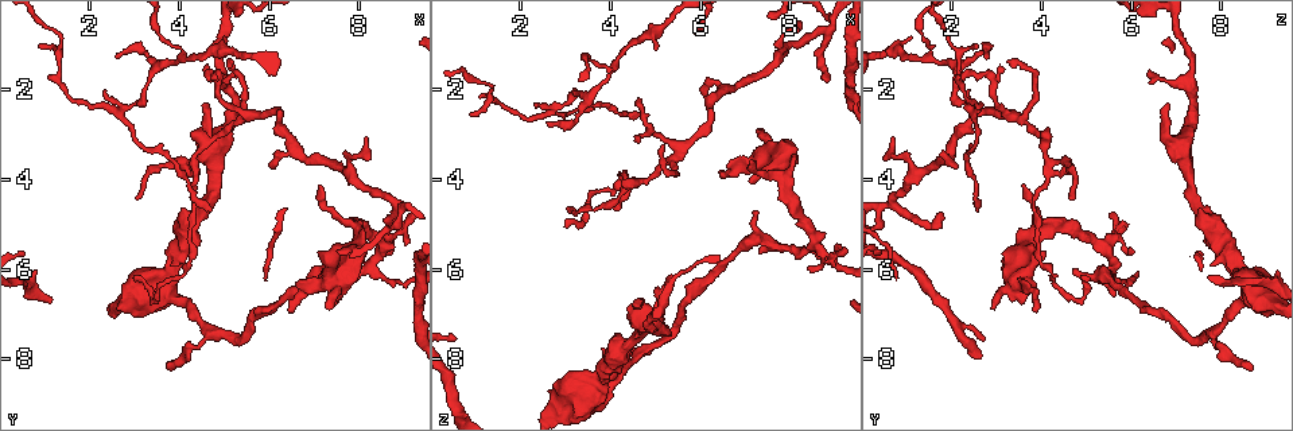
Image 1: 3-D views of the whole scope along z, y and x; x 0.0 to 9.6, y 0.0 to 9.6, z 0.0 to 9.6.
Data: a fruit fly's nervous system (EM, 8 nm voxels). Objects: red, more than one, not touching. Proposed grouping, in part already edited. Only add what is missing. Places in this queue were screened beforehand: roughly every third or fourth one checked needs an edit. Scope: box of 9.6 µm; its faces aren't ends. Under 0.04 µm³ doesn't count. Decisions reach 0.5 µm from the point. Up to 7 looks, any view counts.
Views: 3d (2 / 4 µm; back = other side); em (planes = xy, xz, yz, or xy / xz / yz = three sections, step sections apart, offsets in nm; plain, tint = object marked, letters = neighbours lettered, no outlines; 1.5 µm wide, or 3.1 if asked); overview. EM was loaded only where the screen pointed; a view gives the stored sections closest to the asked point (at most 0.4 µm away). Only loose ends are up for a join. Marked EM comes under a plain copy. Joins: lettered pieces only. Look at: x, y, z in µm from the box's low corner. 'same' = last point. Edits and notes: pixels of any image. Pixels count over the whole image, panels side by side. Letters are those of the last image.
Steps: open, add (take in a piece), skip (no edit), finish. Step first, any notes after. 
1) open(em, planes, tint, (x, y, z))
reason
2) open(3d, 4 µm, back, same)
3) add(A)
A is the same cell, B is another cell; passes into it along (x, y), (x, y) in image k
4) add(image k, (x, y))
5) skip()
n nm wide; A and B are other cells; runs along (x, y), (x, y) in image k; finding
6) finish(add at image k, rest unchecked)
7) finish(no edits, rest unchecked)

open(3d, 2 µm, (2.50, 1.25, 2.75))
thin end

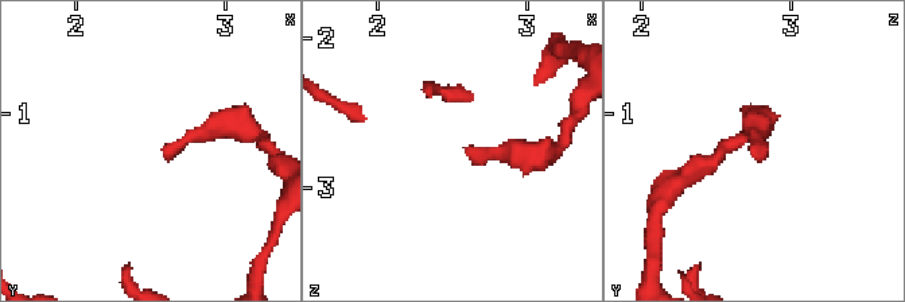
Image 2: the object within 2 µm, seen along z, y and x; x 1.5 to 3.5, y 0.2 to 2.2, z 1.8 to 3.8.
open(em, yz, step 4, letters, (2.58, 1.26, 2.78))

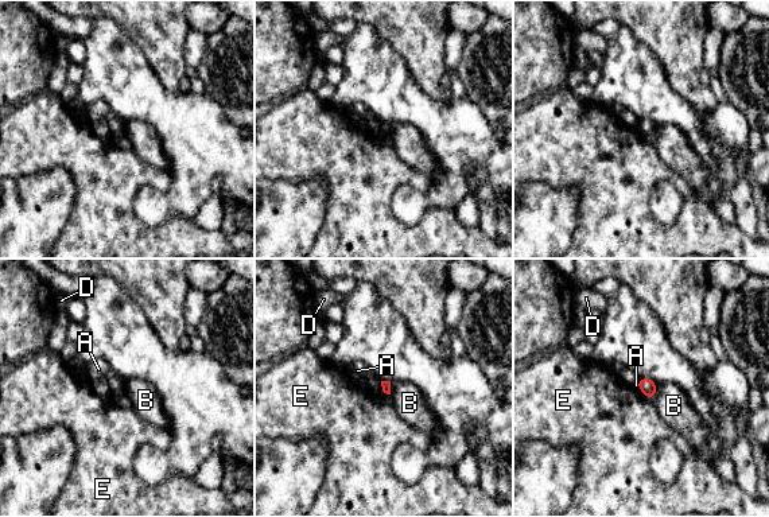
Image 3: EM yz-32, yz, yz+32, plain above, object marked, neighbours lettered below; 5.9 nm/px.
open(em, planes, letters, same)
cut it another way

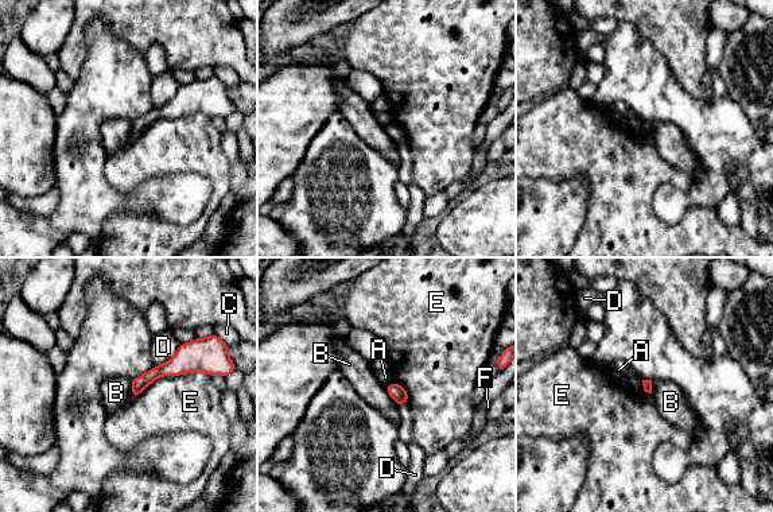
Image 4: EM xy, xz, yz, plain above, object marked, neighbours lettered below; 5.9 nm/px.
skip()
A, B, C, D, E and F are other cells; border along (384, 386), (396, 406) in image 4; no lettered piece goes on from it

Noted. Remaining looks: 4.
open(em, xz, step 8, letters, (6.40, 6.95, 3.85))
branch stops here

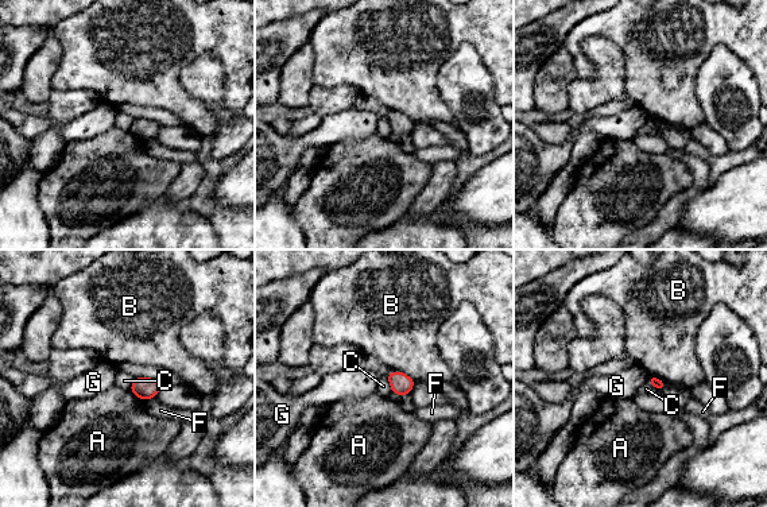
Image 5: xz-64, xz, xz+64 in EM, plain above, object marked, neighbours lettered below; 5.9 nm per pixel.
skip()
A, B, C, F and G are other cells; border along (649, 376), (646, 380) in image 5; no lettered piece goes on from it

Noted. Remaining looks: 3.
open(em, xz, step 4, tint, (8.70, 4.65, 1.75))

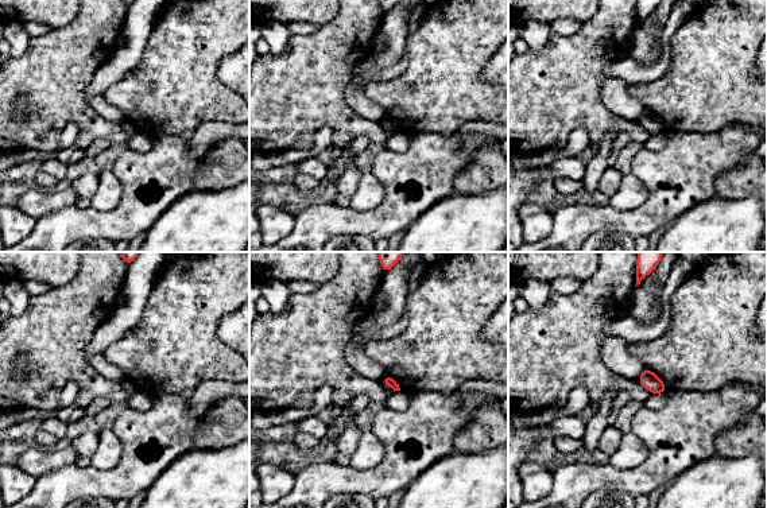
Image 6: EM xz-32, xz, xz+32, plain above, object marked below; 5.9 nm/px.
open(em, yz, step 4, letters, same)

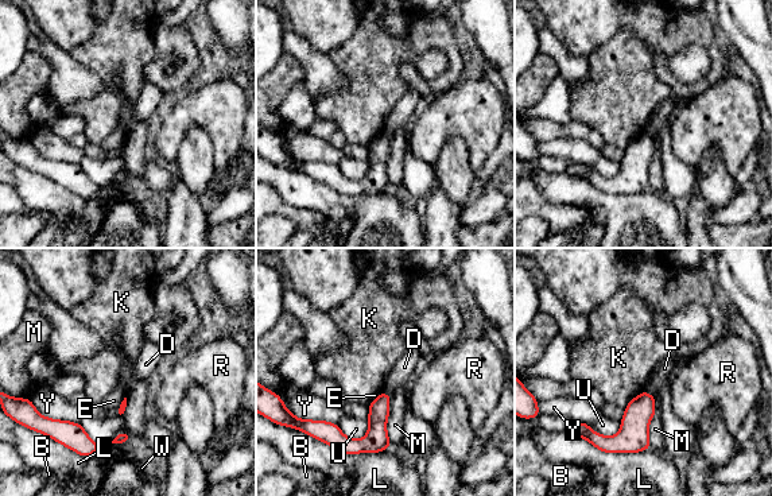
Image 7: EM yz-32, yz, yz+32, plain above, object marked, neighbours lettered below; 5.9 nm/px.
skip()
B, D, E, K, L, M, R, U, W and Y are other cells; no lettered piece goes on from it

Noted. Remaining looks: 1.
finish(no edits, rest unchecked)

